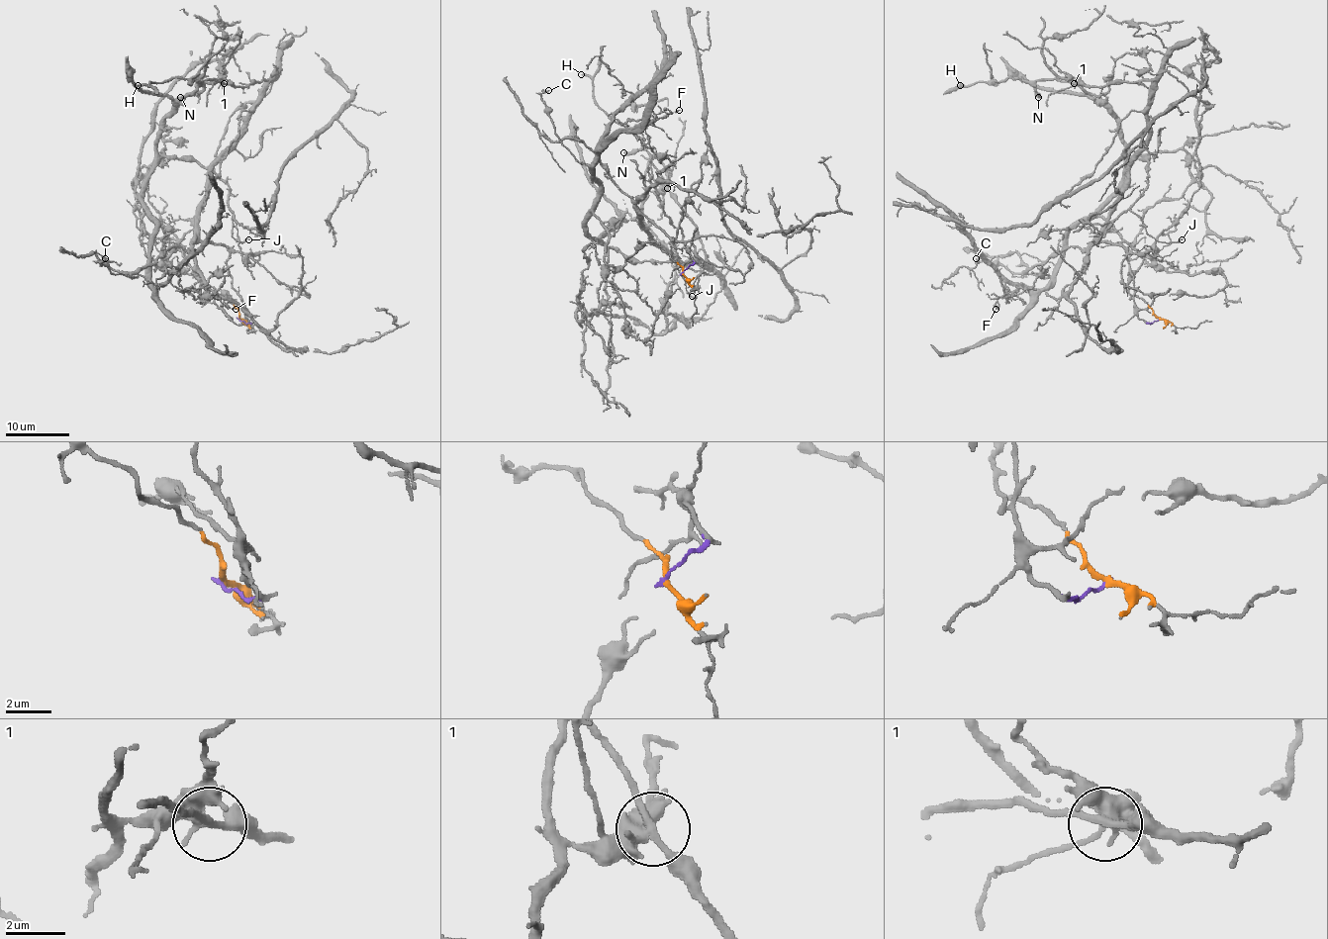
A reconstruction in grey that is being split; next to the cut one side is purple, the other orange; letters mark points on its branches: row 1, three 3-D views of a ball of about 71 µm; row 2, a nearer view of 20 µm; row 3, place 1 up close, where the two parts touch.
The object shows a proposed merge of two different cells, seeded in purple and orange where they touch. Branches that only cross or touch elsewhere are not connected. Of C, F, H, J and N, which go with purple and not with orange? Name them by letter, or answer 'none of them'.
H, N

